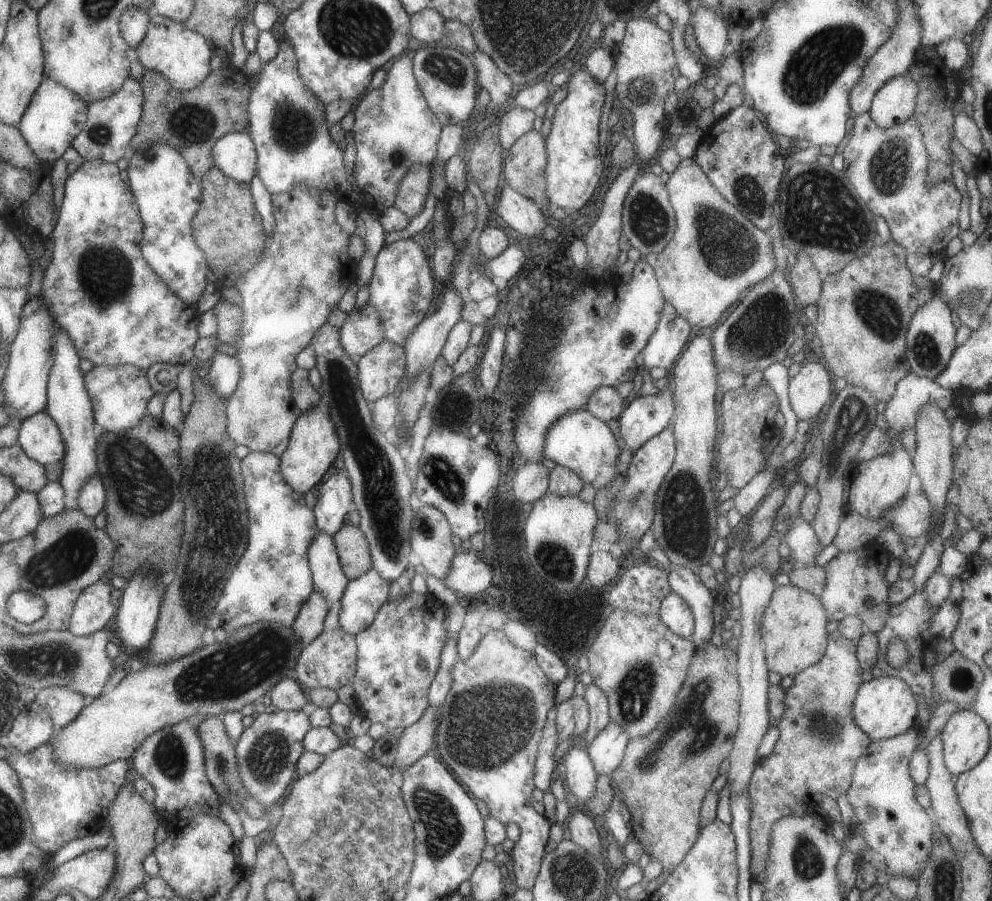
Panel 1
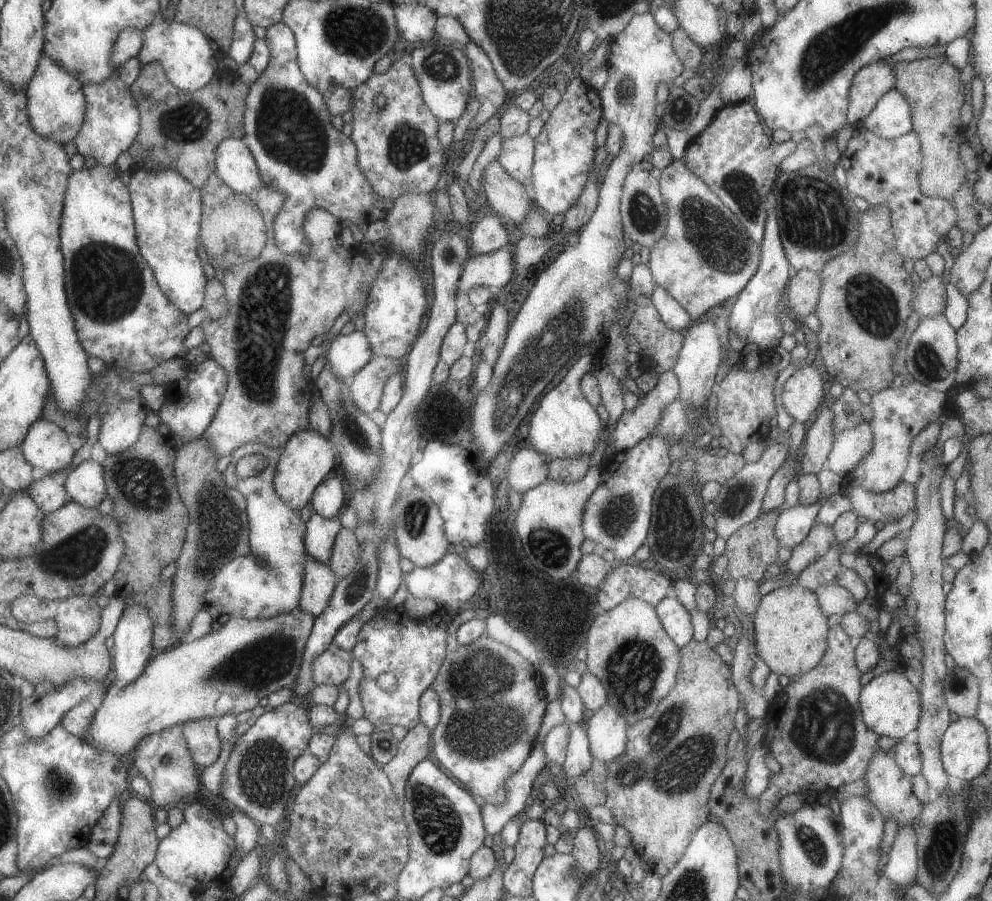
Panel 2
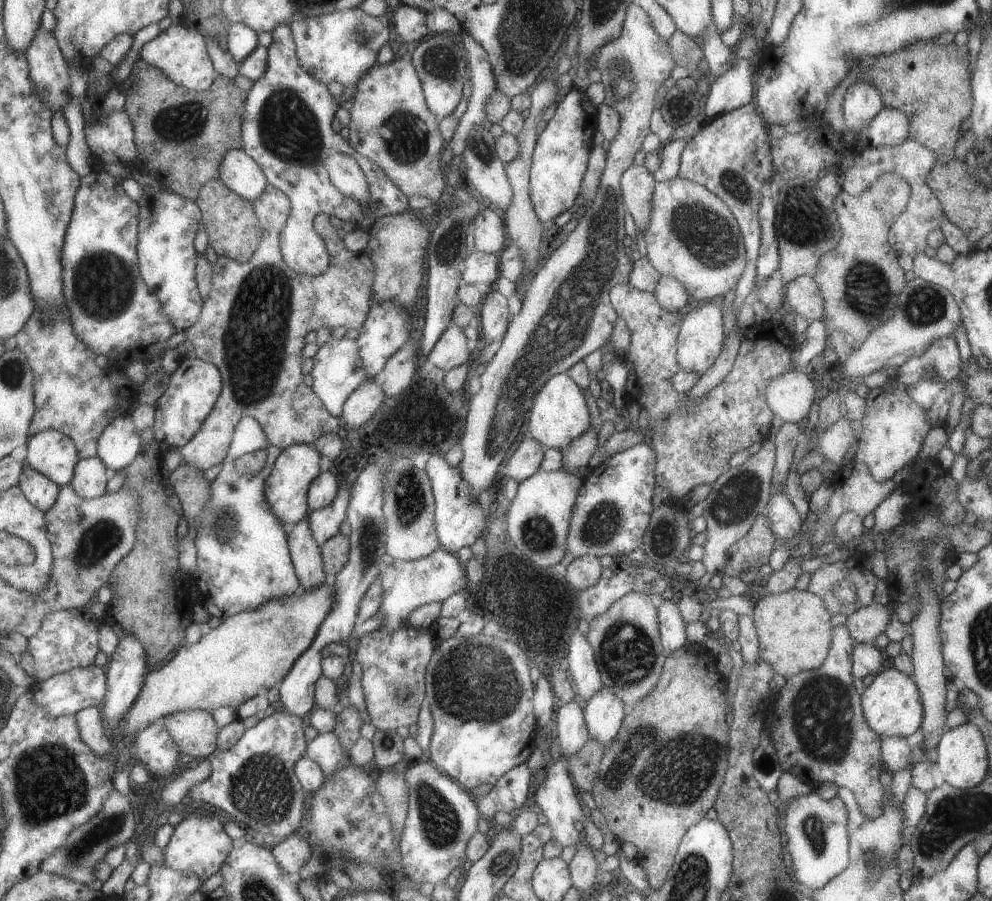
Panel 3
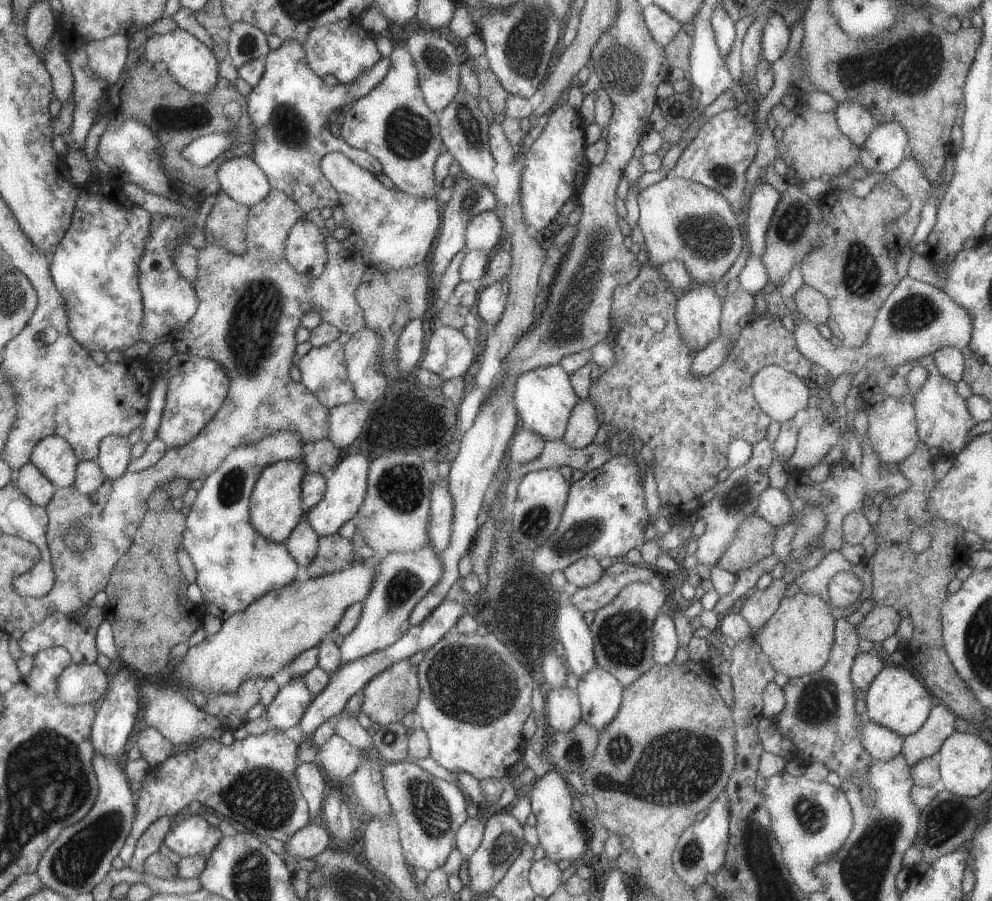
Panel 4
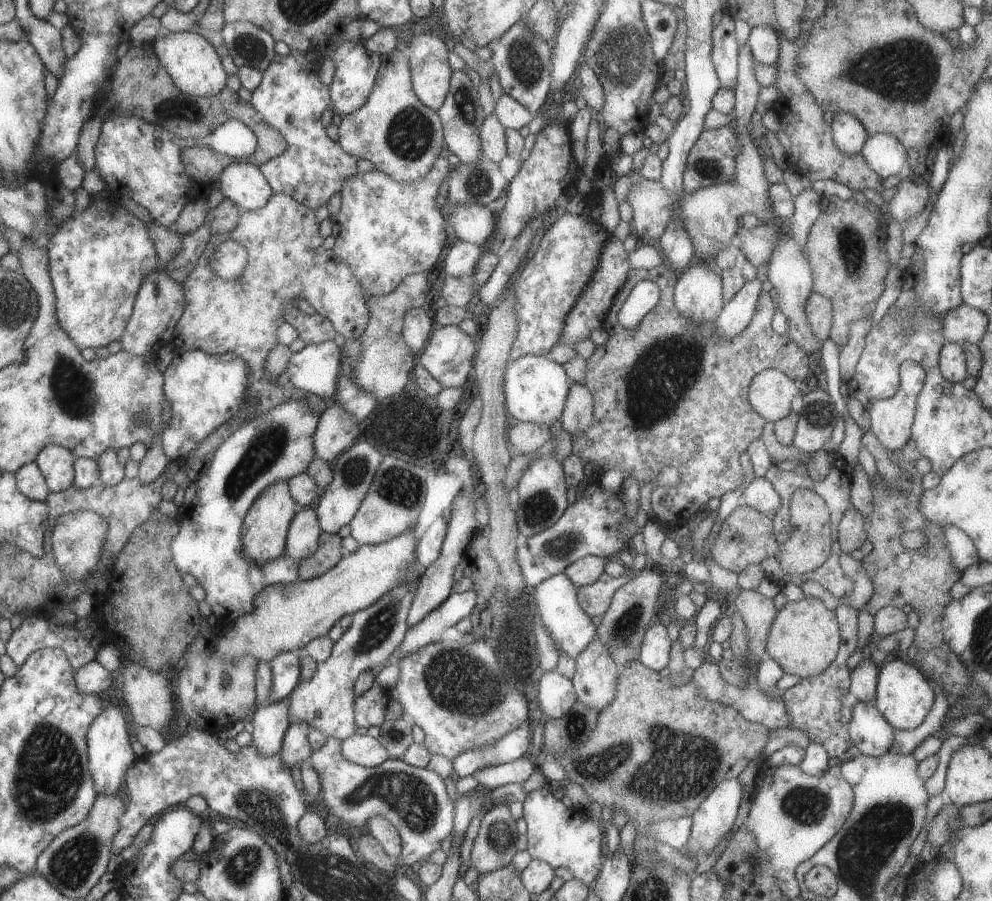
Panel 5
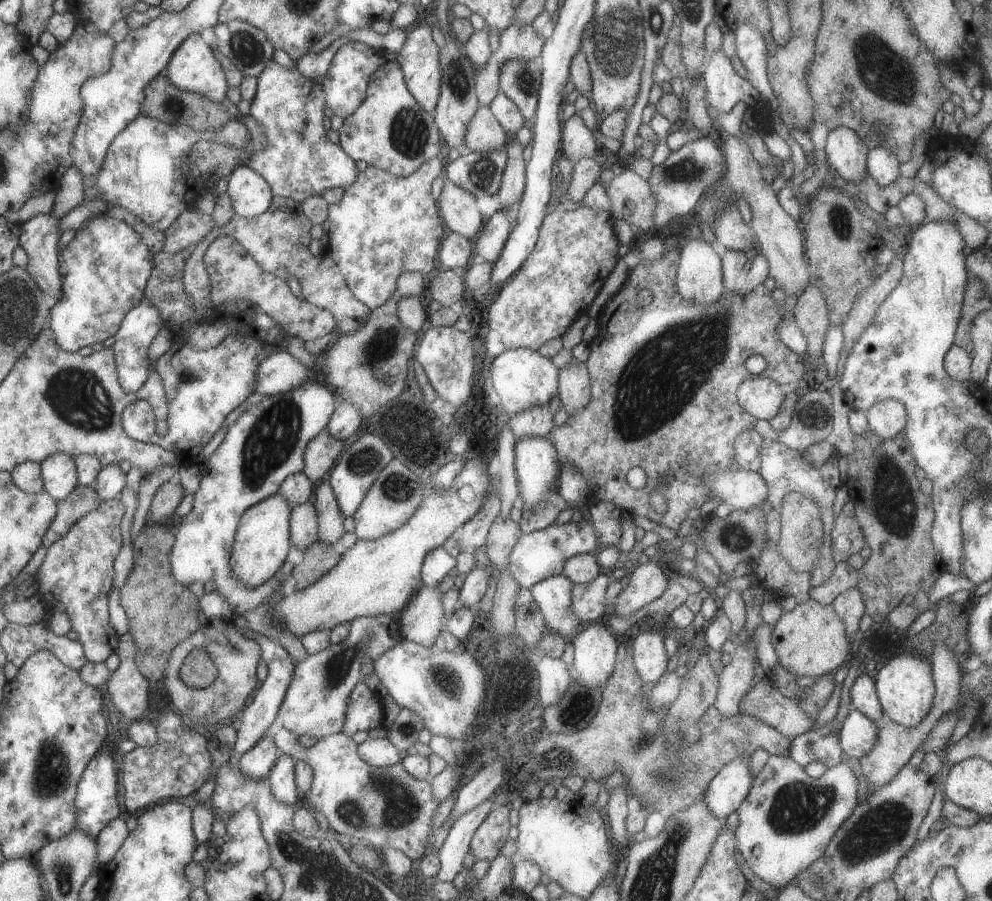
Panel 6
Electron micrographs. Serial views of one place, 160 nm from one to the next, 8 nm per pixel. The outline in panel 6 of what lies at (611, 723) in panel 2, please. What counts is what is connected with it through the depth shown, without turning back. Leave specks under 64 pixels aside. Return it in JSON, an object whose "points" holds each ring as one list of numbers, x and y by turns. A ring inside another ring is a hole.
{"points":[[598,621,585,624,584,629,571,642,573,661,569,668,572,678,585,688,602,690,614,669,618,643,618,636,609,627,604,627]]}

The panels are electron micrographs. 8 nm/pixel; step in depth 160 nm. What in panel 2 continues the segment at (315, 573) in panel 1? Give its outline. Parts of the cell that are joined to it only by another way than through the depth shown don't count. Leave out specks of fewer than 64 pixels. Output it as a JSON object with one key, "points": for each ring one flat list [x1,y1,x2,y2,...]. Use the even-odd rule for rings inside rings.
{"points":[[312,514,306,522,304,551,307,557,327,565,332,553,335,535,341,528,338,517,323,518]]}

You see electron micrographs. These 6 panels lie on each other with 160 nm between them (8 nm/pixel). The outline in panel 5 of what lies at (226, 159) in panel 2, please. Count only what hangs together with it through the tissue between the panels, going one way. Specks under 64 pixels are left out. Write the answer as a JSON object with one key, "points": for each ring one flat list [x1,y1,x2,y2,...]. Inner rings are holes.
{"points":[[235,161,219,178,218,190,241,211,259,209,274,194,257,165]]}

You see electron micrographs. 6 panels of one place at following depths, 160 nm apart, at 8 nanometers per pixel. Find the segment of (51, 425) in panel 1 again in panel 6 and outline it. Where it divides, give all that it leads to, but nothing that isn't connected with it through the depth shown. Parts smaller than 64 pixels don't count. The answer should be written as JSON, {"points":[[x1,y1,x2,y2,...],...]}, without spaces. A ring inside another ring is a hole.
{"points":[[67,453,52,454,42,462,46,491,58,501,67,498,79,486,76,459]]}

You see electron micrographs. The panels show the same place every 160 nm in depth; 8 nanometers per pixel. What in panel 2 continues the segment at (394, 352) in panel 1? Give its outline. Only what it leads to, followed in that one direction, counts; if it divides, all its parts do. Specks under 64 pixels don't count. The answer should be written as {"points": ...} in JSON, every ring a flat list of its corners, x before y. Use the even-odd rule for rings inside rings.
{"points":[[372,355,348,381,352,401,365,414,376,410,386,380,403,366,400,359]]}

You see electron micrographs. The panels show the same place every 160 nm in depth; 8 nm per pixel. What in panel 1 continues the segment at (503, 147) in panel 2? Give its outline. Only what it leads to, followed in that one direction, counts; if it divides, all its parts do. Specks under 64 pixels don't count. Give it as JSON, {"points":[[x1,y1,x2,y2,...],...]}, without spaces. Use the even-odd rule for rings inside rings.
{"points":[[531,129,519,135,504,151,502,157,502,182,521,196,532,200,544,212,552,211,544,193,544,167,546,142,541,134]]}

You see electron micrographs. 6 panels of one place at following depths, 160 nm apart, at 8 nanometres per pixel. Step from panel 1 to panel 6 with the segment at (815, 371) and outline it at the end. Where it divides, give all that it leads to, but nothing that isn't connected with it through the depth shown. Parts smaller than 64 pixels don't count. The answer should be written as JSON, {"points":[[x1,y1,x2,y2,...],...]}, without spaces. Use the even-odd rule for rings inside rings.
{"points":[[767,377,744,380,736,390,741,408,752,417,767,421,778,413,784,396,781,385]]}

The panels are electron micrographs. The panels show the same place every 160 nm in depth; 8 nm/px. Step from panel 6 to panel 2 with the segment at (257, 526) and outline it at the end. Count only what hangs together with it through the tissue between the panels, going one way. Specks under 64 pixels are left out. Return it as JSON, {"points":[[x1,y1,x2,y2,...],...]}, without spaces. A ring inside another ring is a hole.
{"points":[[303,429,293,433,287,439,276,462,276,469,272,478,275,494,294,511,300,511,313,494,315,487,323,480,323,476,333,468,335,454,329,449,328,438,320,432]]}

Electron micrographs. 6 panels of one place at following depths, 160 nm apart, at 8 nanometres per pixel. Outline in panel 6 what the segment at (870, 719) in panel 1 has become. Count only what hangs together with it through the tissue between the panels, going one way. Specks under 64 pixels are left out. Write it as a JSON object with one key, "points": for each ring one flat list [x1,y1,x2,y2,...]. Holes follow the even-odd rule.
{"points":[[913,654,898,655,878,671,874,679,876,695,882,711,891,721,904,727,914,727,923,720,931,708,935,692,931,671,929,660]]}

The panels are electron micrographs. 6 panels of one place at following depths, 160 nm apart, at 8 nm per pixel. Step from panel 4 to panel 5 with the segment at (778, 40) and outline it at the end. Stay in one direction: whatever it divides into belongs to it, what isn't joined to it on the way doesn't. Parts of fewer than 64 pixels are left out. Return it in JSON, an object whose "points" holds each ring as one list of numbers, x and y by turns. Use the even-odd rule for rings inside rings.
{"points":[[758,25,749,32,746,45,753,56,754,62,767,66,775,65,779,49,779,32,769,26]]}

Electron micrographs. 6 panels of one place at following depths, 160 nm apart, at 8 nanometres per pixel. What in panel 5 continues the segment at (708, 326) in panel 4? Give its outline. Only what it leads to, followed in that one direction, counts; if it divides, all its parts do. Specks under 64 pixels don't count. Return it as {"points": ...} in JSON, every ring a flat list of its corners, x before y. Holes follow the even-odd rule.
{"points":[[694,259,692,264,678,274,673,290,675,309,695,322,714,322,723,307,722,281,719,275,713,273,711,265,701,259]]}

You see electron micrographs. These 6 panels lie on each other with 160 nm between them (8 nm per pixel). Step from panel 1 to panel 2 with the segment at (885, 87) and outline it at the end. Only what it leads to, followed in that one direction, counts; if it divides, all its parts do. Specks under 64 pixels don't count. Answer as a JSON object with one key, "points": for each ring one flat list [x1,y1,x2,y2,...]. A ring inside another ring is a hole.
{"points":[[889,89,879,97,859,125,878,137,897,138,912,130,909,103,897,89]]}

